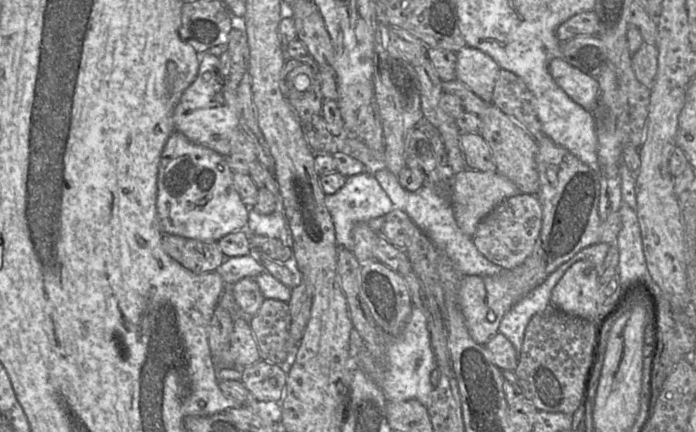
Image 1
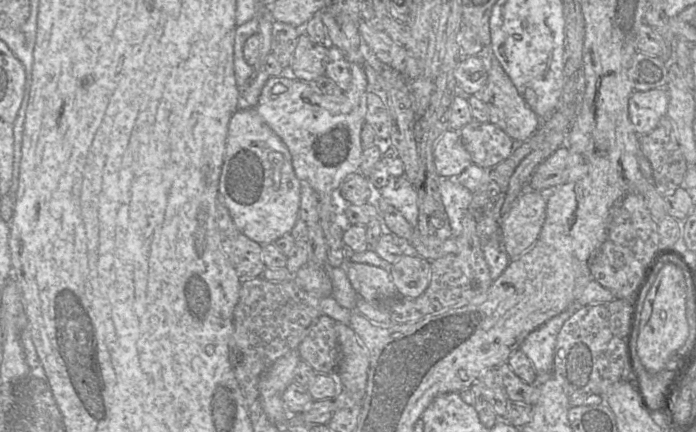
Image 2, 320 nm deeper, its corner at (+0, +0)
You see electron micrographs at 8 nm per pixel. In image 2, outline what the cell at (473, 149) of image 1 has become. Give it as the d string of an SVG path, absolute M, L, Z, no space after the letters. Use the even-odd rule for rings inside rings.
M471 121L458 131L473 165L490 169L506 160L517 143L491 122Z

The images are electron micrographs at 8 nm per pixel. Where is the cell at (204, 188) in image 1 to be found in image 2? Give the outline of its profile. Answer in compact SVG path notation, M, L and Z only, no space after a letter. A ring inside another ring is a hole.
M255 108L236 110L228 124L217 200L229 210L237 228L262 246L291 233L299 219L300 189L291 154L282 139Z

